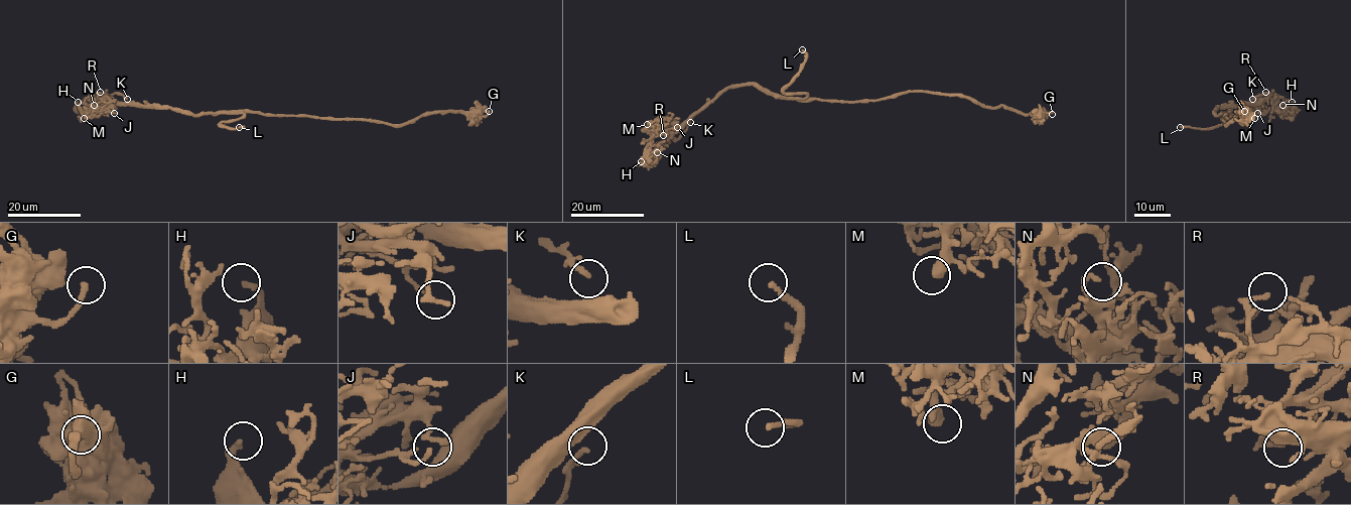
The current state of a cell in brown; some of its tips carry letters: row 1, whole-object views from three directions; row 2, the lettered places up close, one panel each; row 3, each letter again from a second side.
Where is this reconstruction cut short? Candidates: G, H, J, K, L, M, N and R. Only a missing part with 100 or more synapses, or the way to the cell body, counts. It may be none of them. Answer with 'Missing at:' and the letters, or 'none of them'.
Missing at: L

